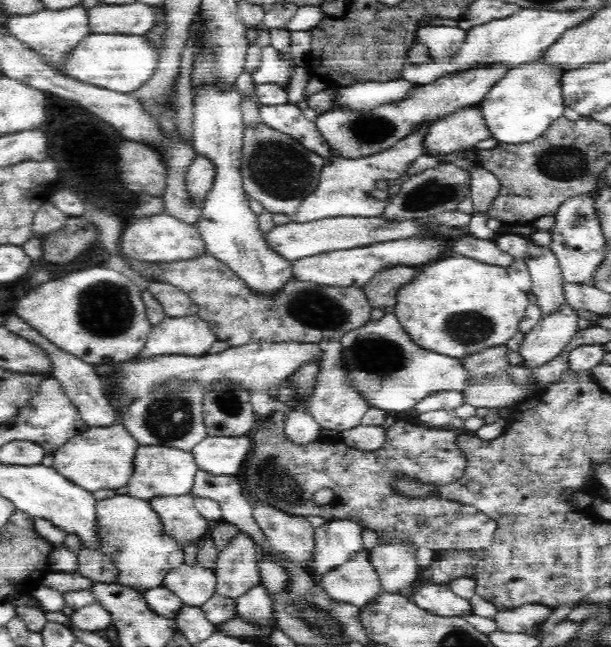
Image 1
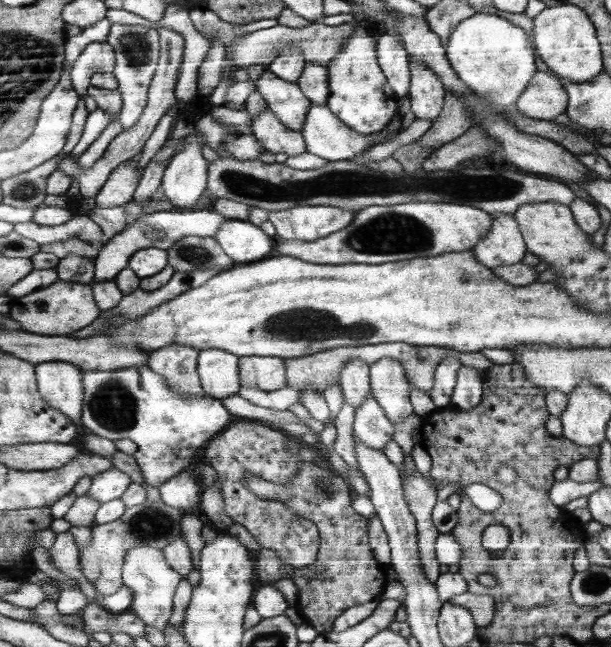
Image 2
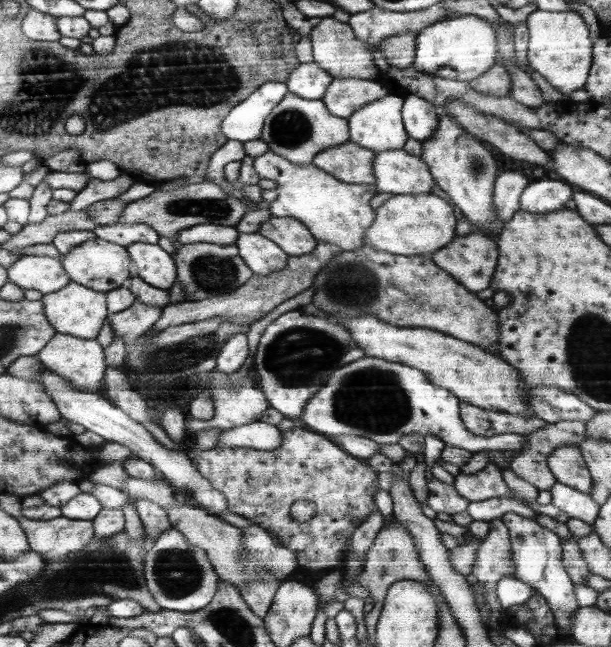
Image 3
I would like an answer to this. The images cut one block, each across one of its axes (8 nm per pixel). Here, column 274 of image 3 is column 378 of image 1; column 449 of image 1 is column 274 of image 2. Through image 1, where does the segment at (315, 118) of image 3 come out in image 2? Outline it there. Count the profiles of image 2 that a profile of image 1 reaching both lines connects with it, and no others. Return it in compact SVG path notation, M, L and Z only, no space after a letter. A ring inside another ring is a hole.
M265 70L256 80L256 90L266 101L267 108L274 112L274 116L277 116L282 124L295 131L302 130L310 104L314 102L301 91L297 83L282 80L273 72Z

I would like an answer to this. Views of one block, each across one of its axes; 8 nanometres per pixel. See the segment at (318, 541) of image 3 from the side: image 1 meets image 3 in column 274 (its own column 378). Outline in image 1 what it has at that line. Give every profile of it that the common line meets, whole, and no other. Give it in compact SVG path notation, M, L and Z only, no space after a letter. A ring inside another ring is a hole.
M274 411L270 415L270 426L266 426L264 428L264 432L262 430L258 430L256 434L254 434L254 456L252 456L252 460L248 462L248 466L246 466L246 490L256 498L254 501L258 501L260 503L266 503L270 505L271 508L276 506L278 511L286 512L292 516L302 516L305 518L308 516L318 516L322 517L326 520L341 520L341 519L349 519L356 524L361 525L364 528L370 528L370 530L374 530L378 535L379 540L382 541L398 541L398 540L408 540L412 541L413 544L418 546L426 546L426 548L430 548L440 555L445 551L452 550L469 550L476 551L479 549L485 549L486 547L490 547L493 544L493 536L495 530L497 529L497 524L495 521L485 513L478 511L478 509L474 508L473 505L470 504L462 504L460 501L448 500L446 498L440 497L440 495L430 494L424 496L422 498L418 497L410 497L410 495L404 495L402 493L398 493L394 487L392 487L392 480L394 480L394 476L396 474L401 474L401 476L409 476L412 480L420 480L426 484L450 484L450 482L457 481L462 478L465 474L465 468L468 466L468 460L465 457L465 453L460 452L460 447L456 446L456 438L459 438L459 435L456 434L456 431L459 430L442 430L442 427L432 428L424 428L424 426L416 426L416 424L410 424L410 422L395 422L390 427L386 429L385 432L385 441L384 446L379 448L378 450L373 451L362 451L355 448L350 448L348 444L324 444L320 438L316 440L310 440L308 444L294 444L293 441L290 441L288 437L285 436L285 420L284 414L280 411ZM320 488L330 488L330 490L334 491L335 497L334 500L328 503L325 506L314 505L311 500L312 494Z

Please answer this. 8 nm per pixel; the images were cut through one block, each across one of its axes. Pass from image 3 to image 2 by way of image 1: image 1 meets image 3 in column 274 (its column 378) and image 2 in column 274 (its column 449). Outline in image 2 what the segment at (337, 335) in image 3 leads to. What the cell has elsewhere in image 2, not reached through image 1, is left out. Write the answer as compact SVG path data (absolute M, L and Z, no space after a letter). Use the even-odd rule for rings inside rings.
M243 356L241 384L242 387L258 387L267 391L286 387L286 361L278 356Z

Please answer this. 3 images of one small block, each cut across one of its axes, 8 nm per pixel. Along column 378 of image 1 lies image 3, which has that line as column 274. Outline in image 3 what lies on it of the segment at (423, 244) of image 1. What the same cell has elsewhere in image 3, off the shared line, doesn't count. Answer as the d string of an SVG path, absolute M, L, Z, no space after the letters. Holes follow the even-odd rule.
M260 233L239 234L235 243L245 264L253 270L253 276L270 276L286 268L288 254L274 241Z

